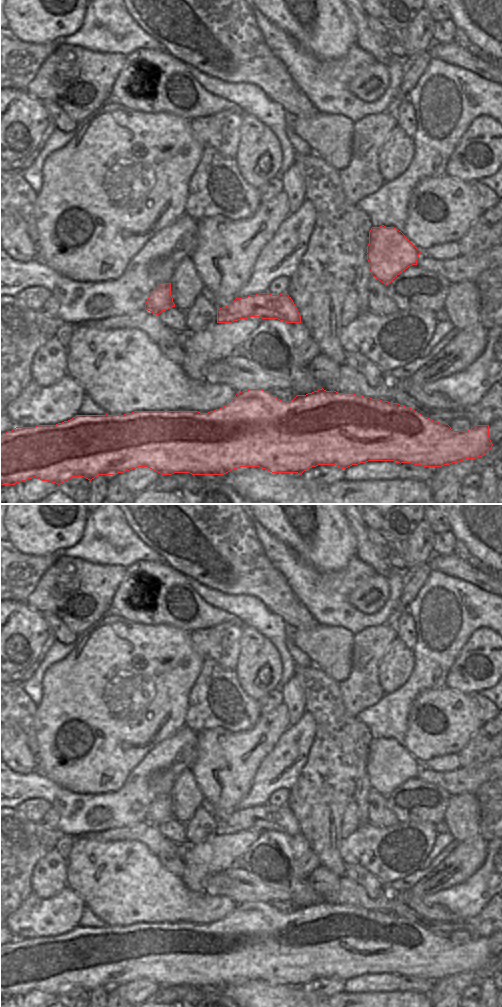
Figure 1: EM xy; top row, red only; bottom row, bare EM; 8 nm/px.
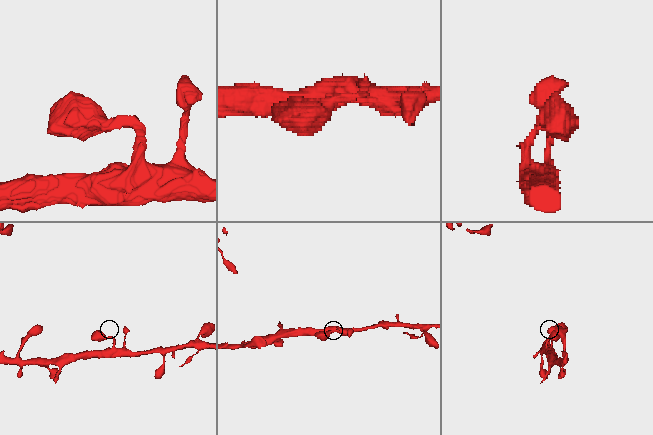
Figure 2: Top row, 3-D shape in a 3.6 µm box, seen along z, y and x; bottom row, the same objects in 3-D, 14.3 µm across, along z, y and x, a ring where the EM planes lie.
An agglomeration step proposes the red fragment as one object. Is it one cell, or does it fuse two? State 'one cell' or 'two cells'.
one cell

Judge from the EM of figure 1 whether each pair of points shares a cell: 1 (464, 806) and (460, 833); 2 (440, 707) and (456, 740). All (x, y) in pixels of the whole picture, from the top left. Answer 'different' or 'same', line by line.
1: same
2: same

